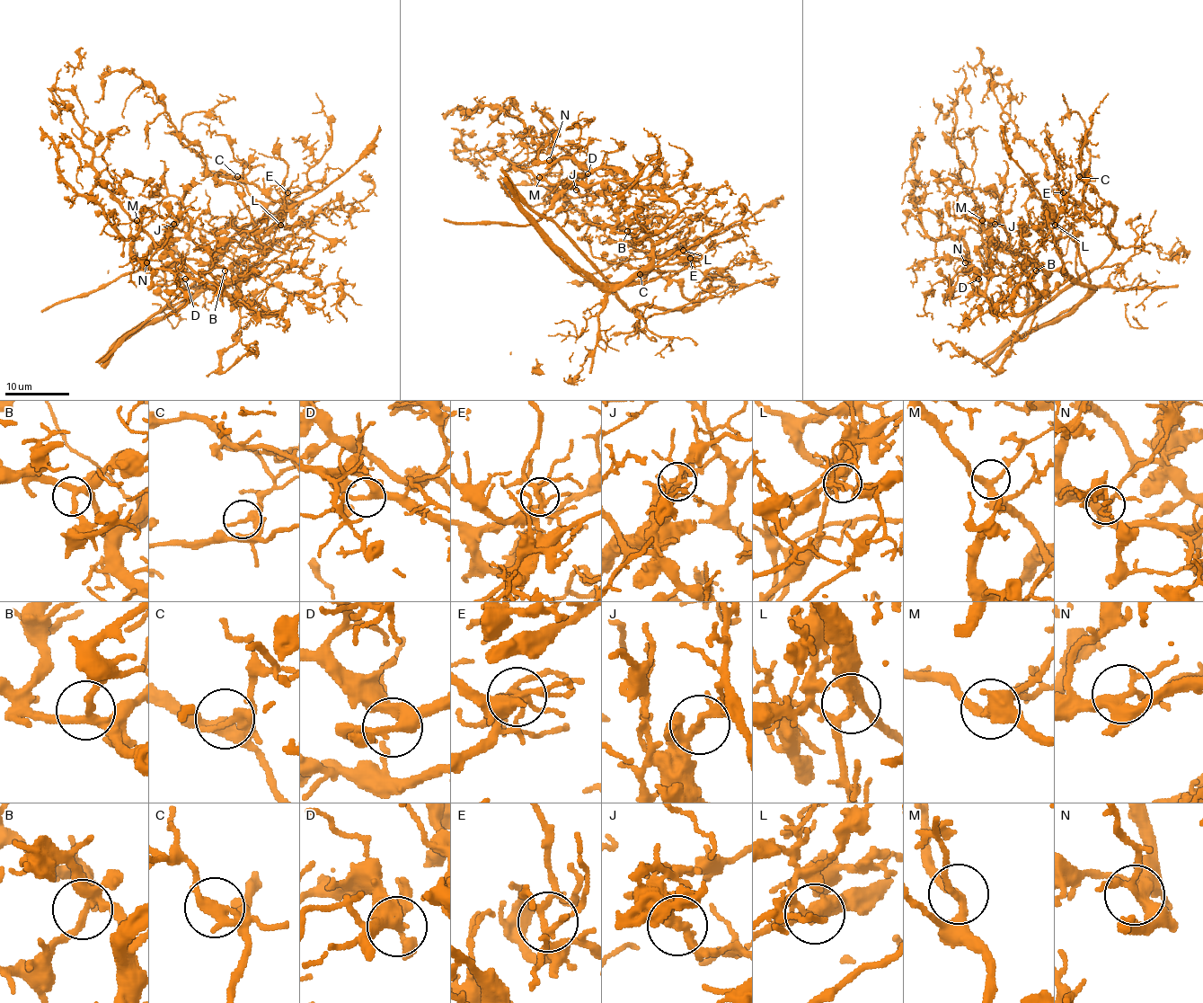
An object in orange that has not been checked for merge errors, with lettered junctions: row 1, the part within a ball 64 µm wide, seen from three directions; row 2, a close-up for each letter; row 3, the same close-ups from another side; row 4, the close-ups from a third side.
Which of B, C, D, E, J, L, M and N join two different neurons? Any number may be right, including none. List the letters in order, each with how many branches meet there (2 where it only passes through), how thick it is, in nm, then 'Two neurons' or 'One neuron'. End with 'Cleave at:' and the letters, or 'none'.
B: Branches: 3. Thickness 240 nm. One neuron
C: Branches: 3. Thickness 260 nm. One neuron
D: Branches: 5. Thickness 300 nm. One neuron
E: Branches: 6. Thickness 190 nm. One neuron
J: Branches: 3. Thickness 240 nm. Two neurons
L: Branches: 6. Thickness 240 nm. Two neurons
M: Branches: 3. Thickness 240 nm. One neuron
N: Branches: 5. Thickness 360 nm. One neuron
Cleave at: J, L

